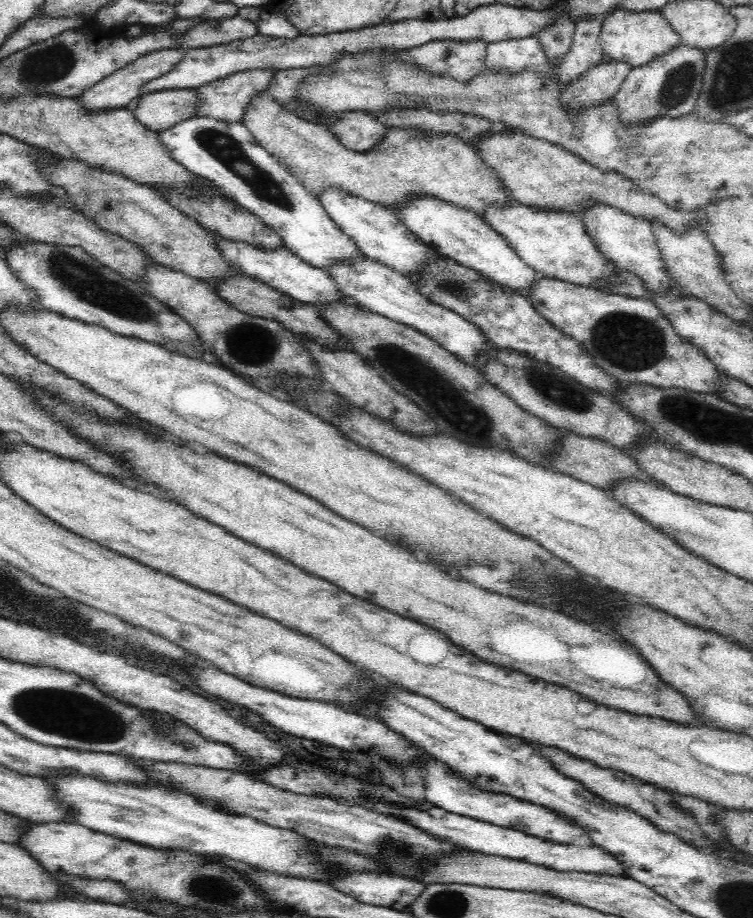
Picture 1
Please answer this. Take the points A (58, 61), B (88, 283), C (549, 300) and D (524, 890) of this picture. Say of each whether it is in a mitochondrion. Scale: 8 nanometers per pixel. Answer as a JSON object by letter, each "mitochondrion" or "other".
{"A":"mitochondrion","B":"mitochondrion","C":"other","D":"other"}

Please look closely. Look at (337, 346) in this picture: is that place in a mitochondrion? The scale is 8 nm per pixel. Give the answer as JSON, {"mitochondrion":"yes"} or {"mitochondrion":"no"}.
{"mitochondrion":"no"}

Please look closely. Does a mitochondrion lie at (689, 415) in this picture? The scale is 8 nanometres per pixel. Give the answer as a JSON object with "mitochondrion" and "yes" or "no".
{"mitochondrion":"yes"}

